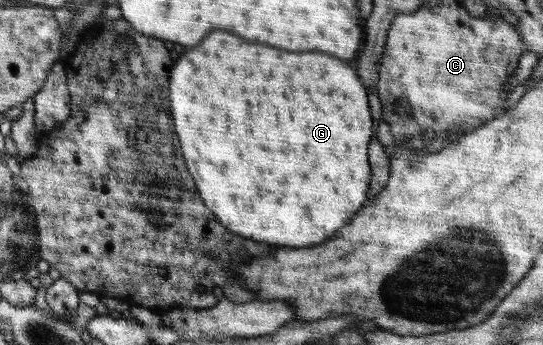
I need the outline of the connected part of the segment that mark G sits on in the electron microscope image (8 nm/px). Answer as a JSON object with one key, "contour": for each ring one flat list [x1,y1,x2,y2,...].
{"contour":[[213,31,209,33,197,49,191,49,183,55,171,73,169,89,171,89,171,113,173,113,173,127,181,141,181,151,185,157,185,165,197,185,199,197,203,203,215,213,217,221,229,229,229,231,241,231,239,235,255,239,255,241,267,241,267,243,279,243,289,247,305,248,311,243,321,243,337,229,341,229,347,221,353,219,355,211,363,207,367,199,367,189,371,181,371,169,367,161,367,147,371,141,371,113,365,89,361,81,357,79,355,71,341,59,331,57,327,53,311,51,311,53,289,53,281,51,277,47,265,47,259,43,249,43,237,35,225,33,225,31]]}

